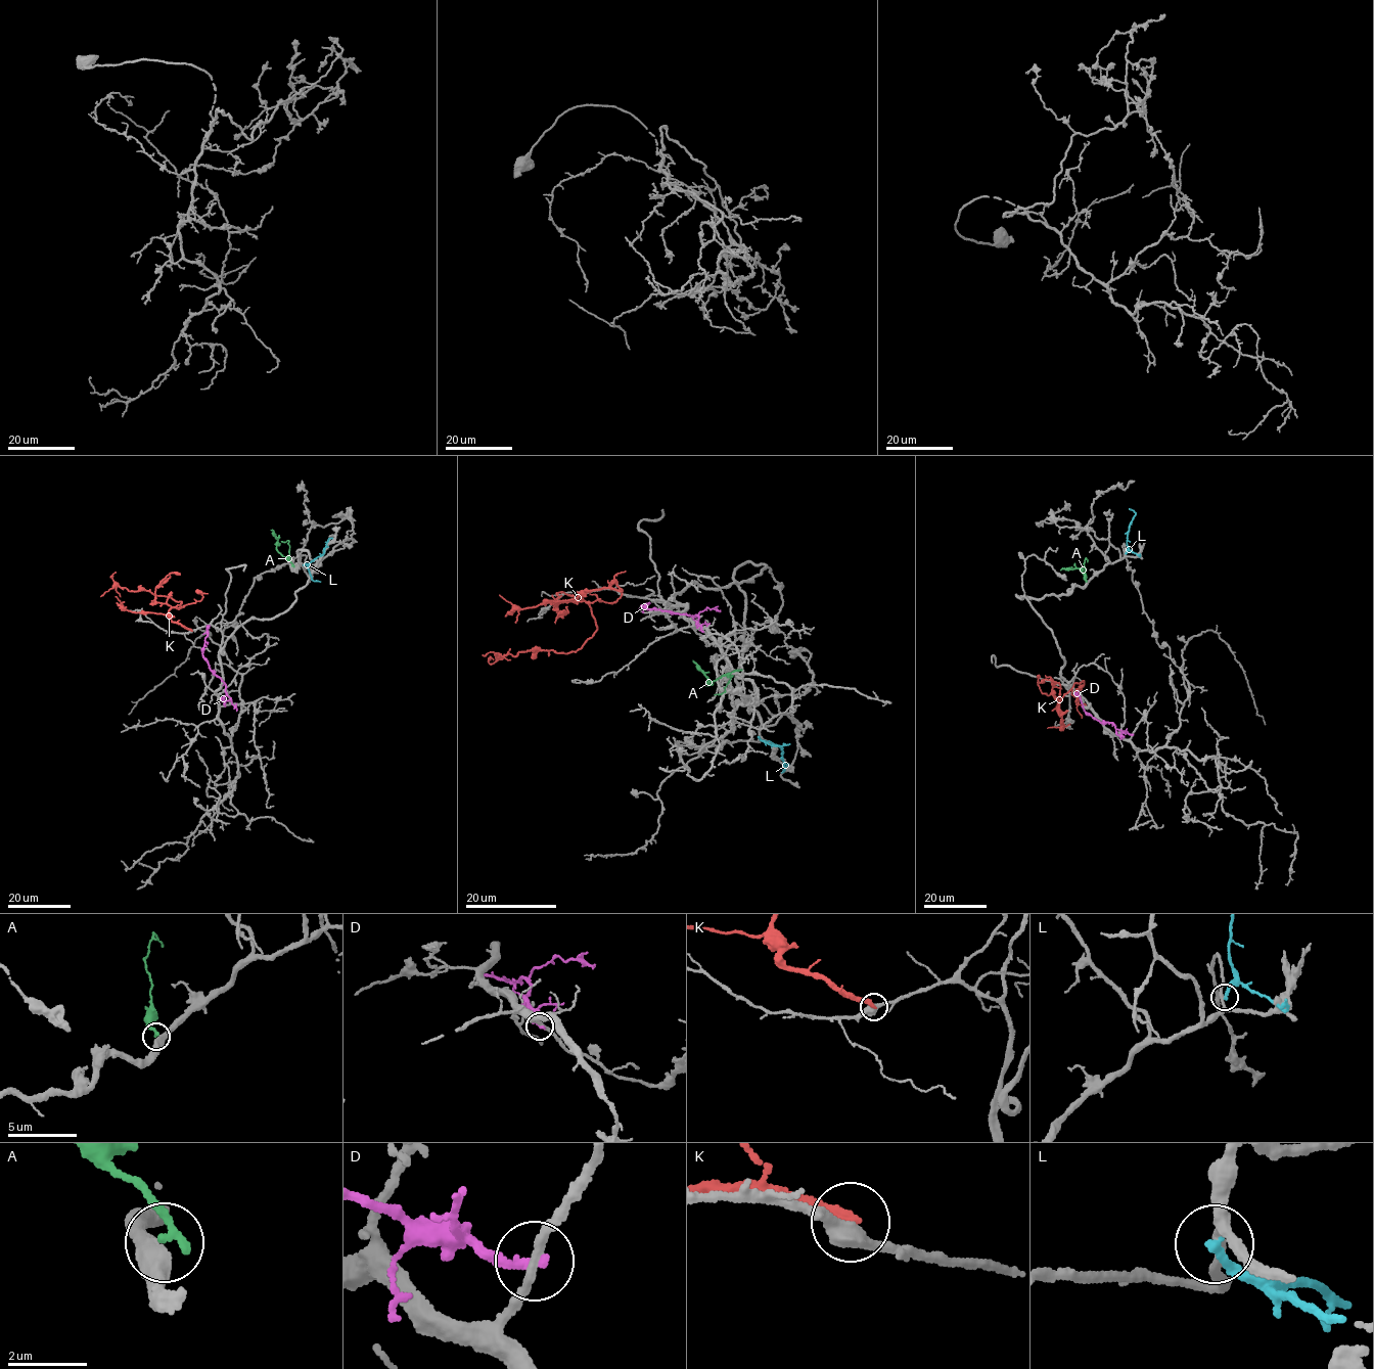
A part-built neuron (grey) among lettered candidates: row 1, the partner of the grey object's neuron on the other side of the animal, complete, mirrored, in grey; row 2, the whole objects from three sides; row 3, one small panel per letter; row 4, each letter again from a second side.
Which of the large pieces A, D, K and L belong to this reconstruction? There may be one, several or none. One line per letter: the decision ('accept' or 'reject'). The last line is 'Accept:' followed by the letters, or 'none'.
A: reject
D: reject
K: reject
L: reject
Accept: none

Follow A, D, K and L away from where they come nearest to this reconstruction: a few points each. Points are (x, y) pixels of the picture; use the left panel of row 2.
A: (291, 565), (278, 551), (277, 540), (271, 530)
D: (224, 704), (226, 686), (214, 675), (202, 654), (208, 625)
K: (191, 630), (171, 619), (169, 610), (182, 602), (122, 588), (112, 580), (116, 572)
L: (303, 564), (322, 554), (332, 538)

